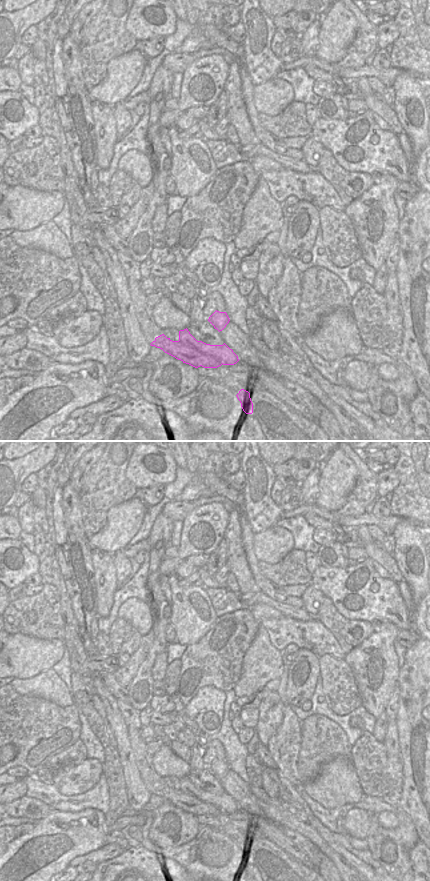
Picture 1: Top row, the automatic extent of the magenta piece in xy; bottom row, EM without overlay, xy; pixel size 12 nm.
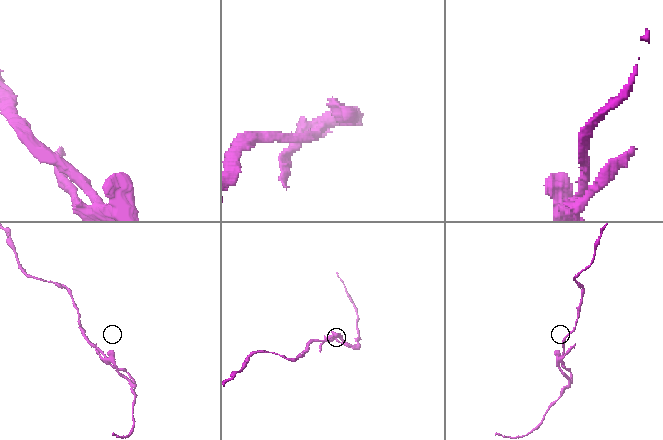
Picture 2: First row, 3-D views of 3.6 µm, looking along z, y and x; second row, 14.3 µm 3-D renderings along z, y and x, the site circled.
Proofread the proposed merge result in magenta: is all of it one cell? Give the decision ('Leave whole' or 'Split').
Split

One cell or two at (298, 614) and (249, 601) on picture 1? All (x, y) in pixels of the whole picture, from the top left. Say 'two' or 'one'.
one

